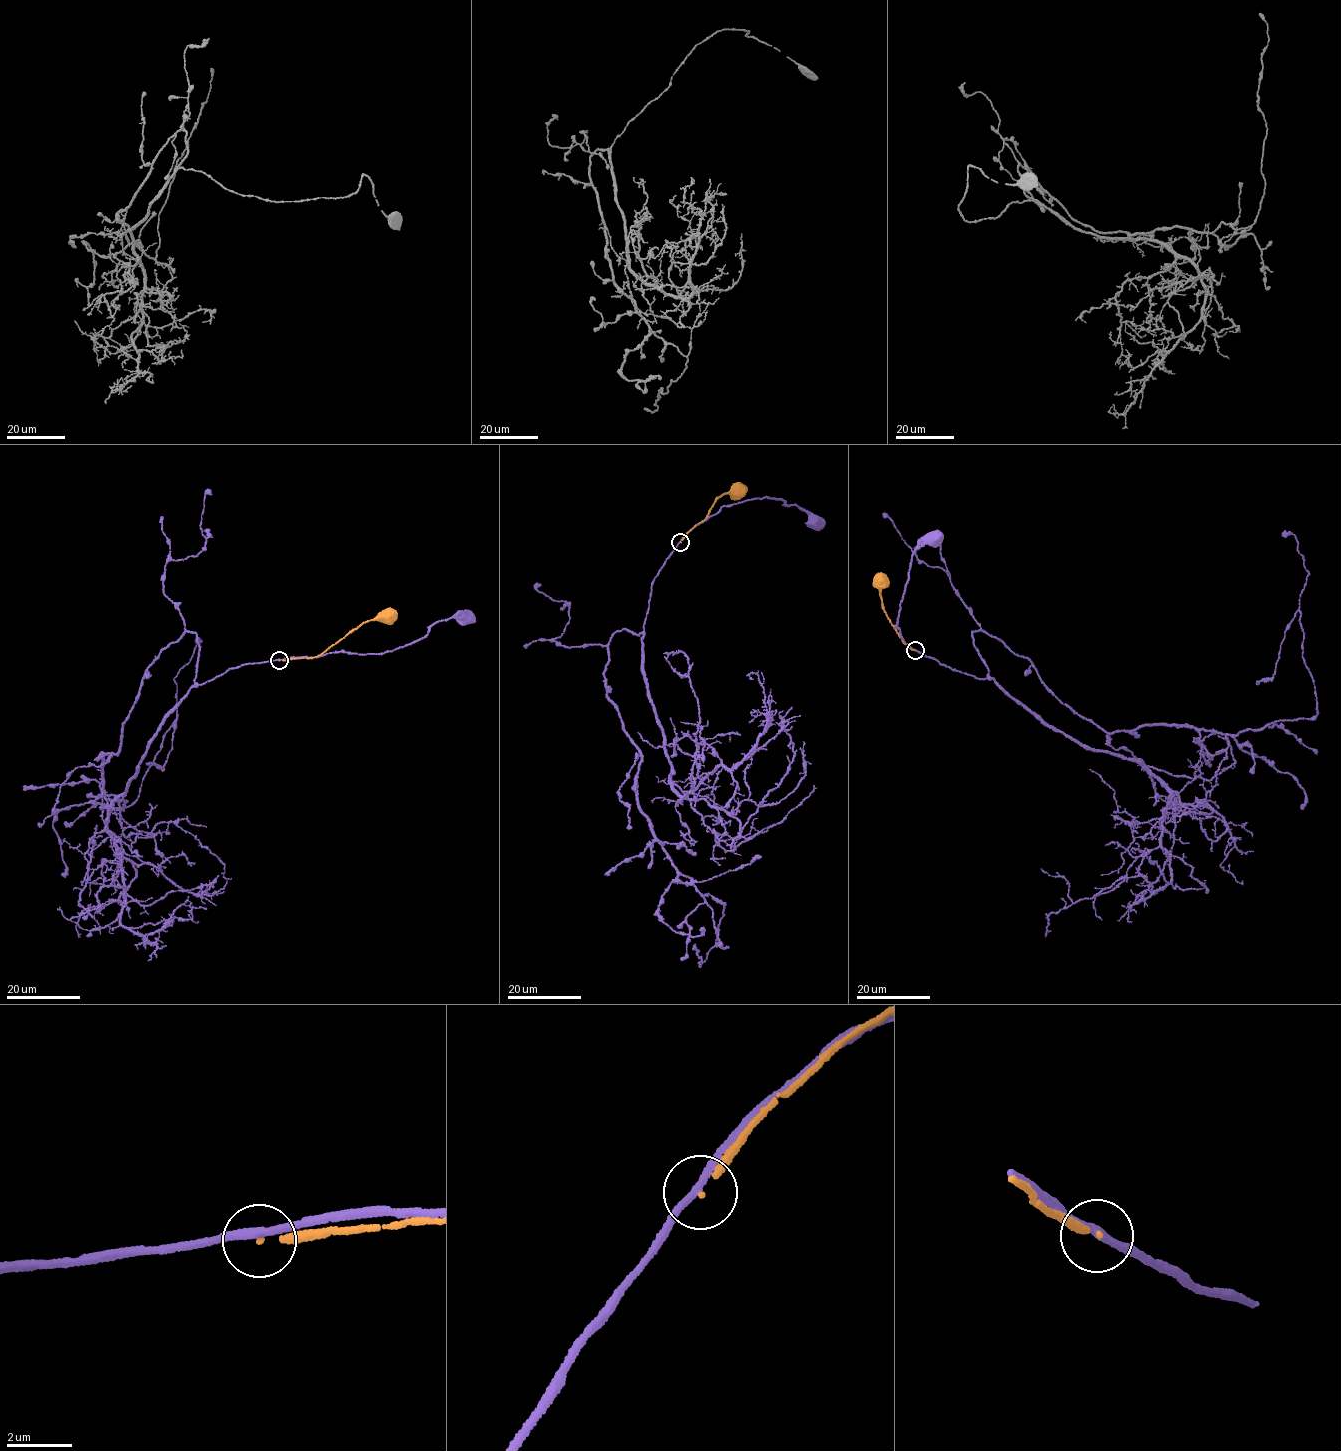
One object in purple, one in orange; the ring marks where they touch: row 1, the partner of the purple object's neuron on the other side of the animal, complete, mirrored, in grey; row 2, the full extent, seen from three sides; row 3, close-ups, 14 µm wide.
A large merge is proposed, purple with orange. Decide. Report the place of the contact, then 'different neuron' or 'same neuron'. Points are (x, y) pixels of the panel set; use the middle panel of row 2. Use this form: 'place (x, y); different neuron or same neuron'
place (680, 542); different neuron

